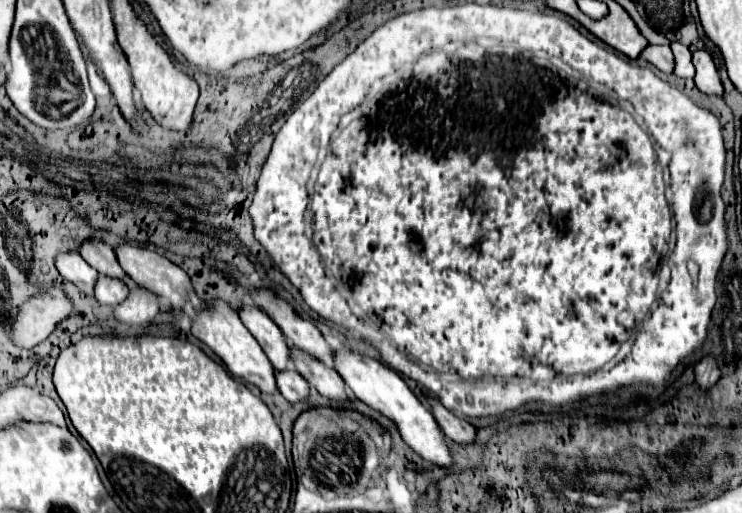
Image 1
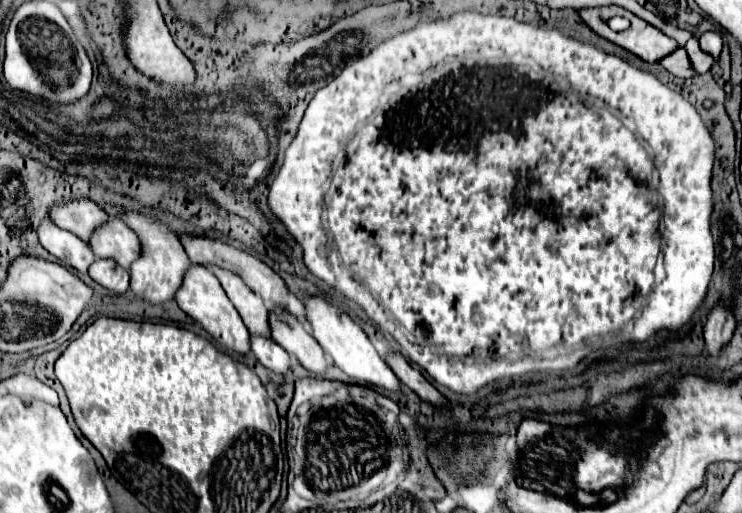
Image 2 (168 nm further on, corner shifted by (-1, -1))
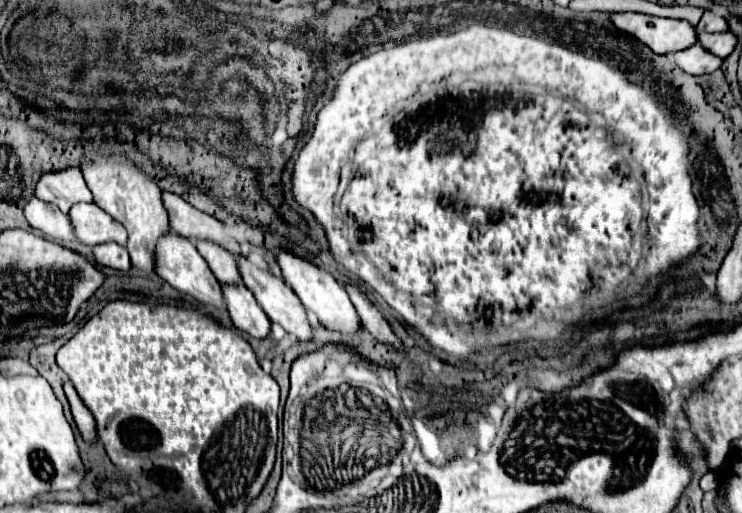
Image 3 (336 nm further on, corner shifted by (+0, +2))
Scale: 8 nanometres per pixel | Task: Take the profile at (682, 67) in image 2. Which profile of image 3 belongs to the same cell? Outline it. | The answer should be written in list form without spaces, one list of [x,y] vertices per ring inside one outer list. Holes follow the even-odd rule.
[[[698,43],[688,47],[688,49],[682,49],[682,51],[676,51],[670,55],[670,59],[686,73],[690,75],[706,75],[706,73],[714,73],[722,59],[718,57],[710,57],[710,53],[706,53],[706,49],[702,49]]]

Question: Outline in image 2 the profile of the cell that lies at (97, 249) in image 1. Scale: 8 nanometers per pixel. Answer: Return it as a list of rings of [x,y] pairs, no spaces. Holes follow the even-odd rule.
[[[81,196],[79,200],[53,204],[49,216],[59,228],[77,234],[85,242],[89,242],[93,230],[105,224],[109,218],[101,206],[97,206],[91,198],[85,196]]]

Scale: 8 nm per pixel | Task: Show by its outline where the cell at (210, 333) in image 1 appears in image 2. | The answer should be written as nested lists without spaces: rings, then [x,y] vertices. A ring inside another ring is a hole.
[[[191,264],[187,270],[187,276],[183,278],[183,284],[179,286],[179,292],[175,292],[175,300],[179,308],[189,314],[193,320],[201,322],[201,326],[227,350],[233,350],[241,356],[247,356],[251,352],[249,348],[249,330],[245,328],[239,312],[233,308],[233,304],[227,300],[227,294],[223,292],[219,280],[209,268],[203,268],[199,264]]]

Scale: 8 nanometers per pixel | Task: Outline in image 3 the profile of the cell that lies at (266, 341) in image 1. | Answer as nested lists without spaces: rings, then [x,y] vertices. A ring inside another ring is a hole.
[[[196,241],[196,247],[198,247],[200,255],[206,259],[206,263],[210,265],[218,283],[222,283],[222,285],[240,285],[242,283],[240,267],[228,251],[224,251],[218,245],[210,245],[210,241]]]

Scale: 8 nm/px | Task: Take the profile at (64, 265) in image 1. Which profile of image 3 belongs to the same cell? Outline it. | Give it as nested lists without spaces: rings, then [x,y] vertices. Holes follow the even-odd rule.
[[[32,197],[24,213],[26,213],[30,227],[42,231],[48,239],[62,243],[62,245],[78,243],[70,217],[64,215],[60,209],[54,209],[54,205],[46,205],[44,201],[38,201],[36,197]]]

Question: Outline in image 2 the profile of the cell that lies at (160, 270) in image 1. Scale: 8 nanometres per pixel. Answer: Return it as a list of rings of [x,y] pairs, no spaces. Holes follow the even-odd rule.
[[[109,218],[103,228],[95,230],[91,248],[97,258],[115,258],[123,268],[129,268],[129,264],[139,256],[137,234],[117,218]]]

